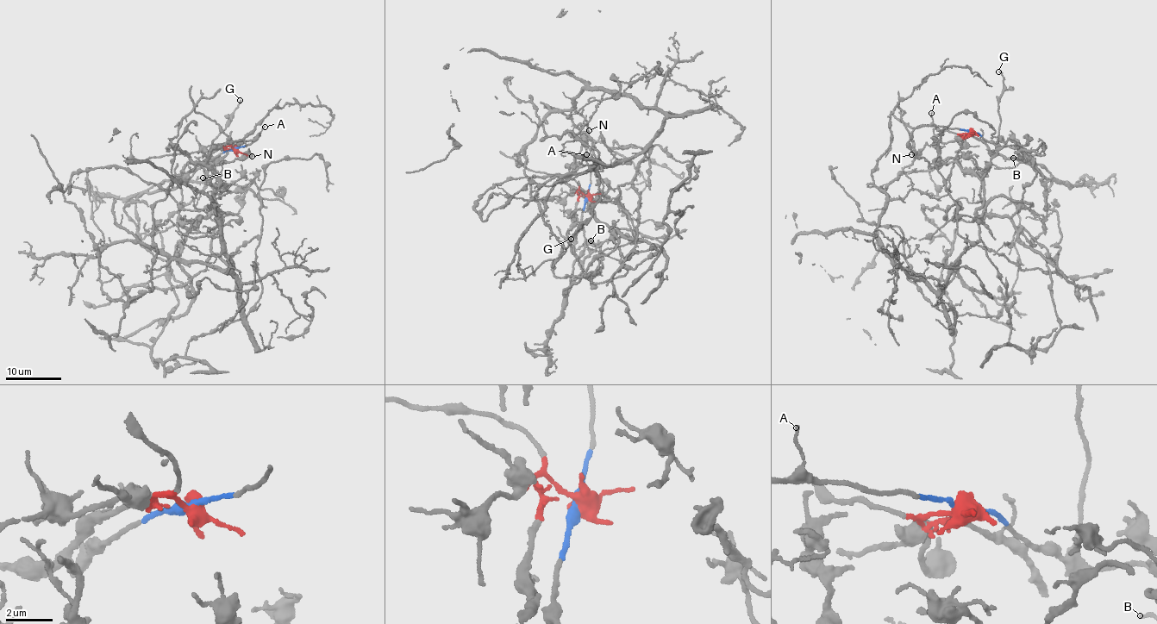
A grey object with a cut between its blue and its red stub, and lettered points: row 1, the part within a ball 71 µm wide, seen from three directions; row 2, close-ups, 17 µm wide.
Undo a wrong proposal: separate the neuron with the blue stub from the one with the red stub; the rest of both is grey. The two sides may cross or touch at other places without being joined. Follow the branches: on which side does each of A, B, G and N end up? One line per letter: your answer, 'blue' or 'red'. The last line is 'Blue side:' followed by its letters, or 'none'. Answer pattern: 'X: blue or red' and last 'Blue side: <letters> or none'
A: blue
B: red
G: blue
N: red
Blue side: A, G

